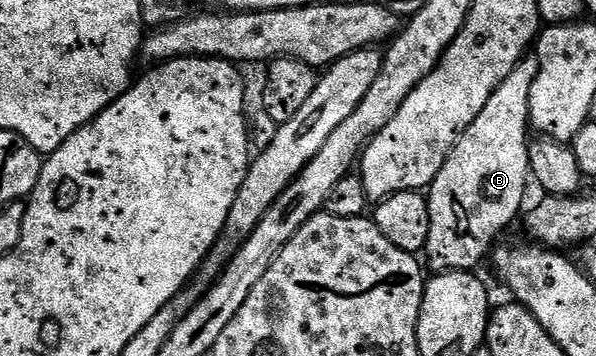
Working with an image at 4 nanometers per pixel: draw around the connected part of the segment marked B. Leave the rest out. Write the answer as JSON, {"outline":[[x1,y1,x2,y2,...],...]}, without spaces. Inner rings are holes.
{"outline":[[533,54,523,56,517,62,517,66,513,66,513,70,509,73,509,78,505,78,505,82,501,82,501,86,497,86,497,90,493,90,492,96,489,97,489,102,485,102,485,110,481,110,481,114,477,114,477,118,473,118,473,122,467,127,465,134,461,134,461,138,453,146,453,150,449,154,445,166,441,166,437,178,429,185,429,191,426,193,427,205,429,206,429,238,427,239,425,249,425,257,427,256,425,264,432,273,465,272,478,269,479,260,485,259,486,256,488,259,489,253,496,243,494,240,497,239,518,216,520,219,521,213,525,208,523,199,527,196,527,180,529,184,529,173,531,170,531,163,529,162,529,135,527,136,531,122,531,115,529,114,529,90,533,90,533,81,537,78,538,73,539,59]]}

